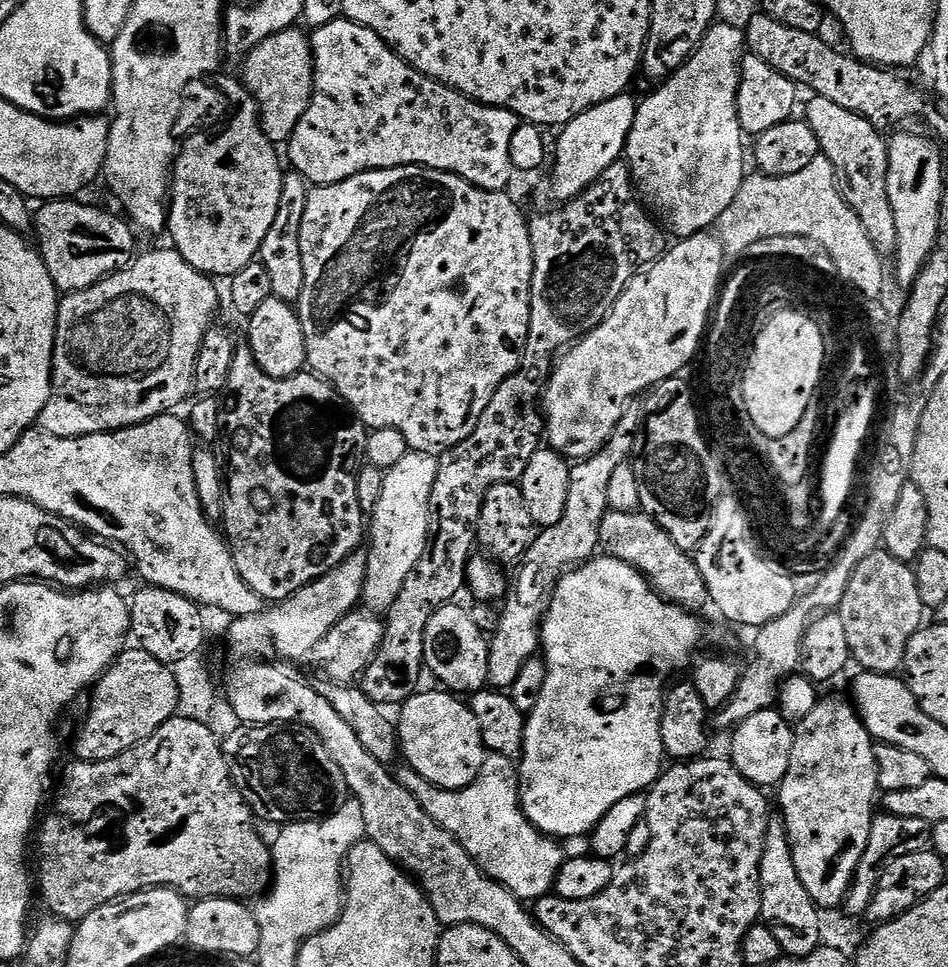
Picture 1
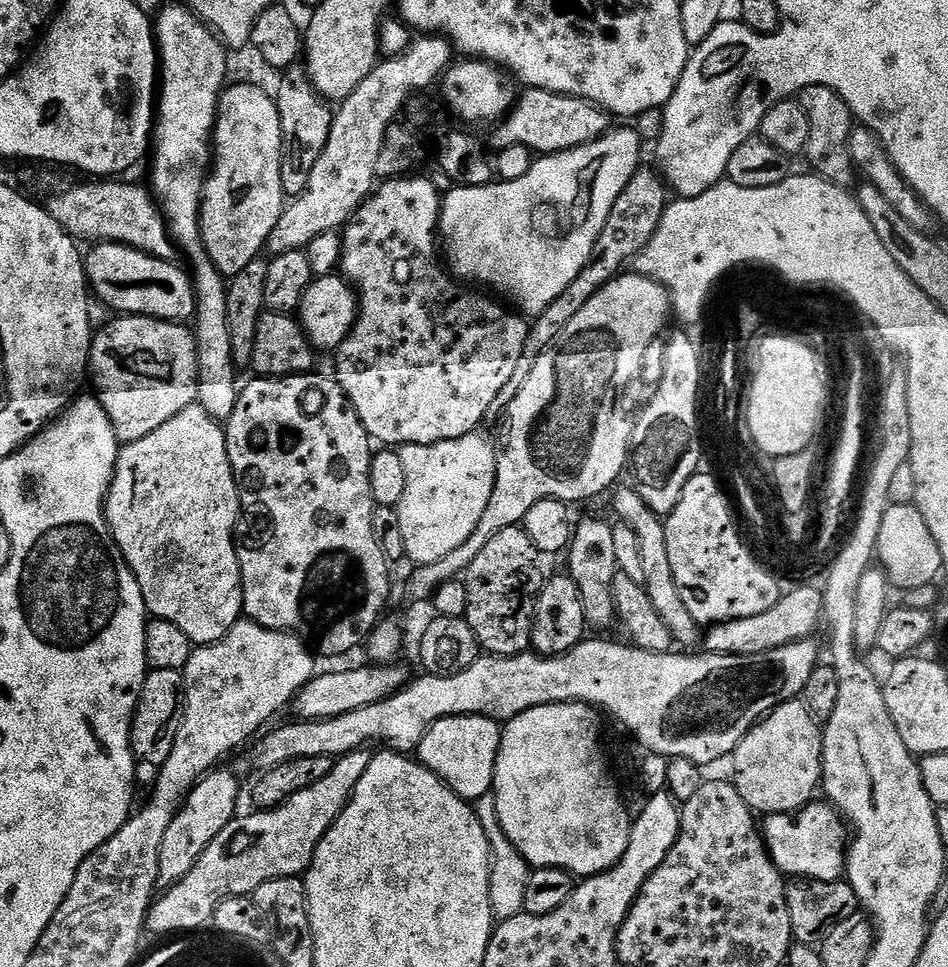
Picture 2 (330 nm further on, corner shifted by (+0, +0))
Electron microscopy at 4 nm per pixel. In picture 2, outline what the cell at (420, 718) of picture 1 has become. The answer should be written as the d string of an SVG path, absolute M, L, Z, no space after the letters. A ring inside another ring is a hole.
M451 716L442 718L430 726L430 730L422 738L418 749L418 759L421 764L454 790L463 800L475 802L492 790L494 766L500 749L499 723L485 716Z

